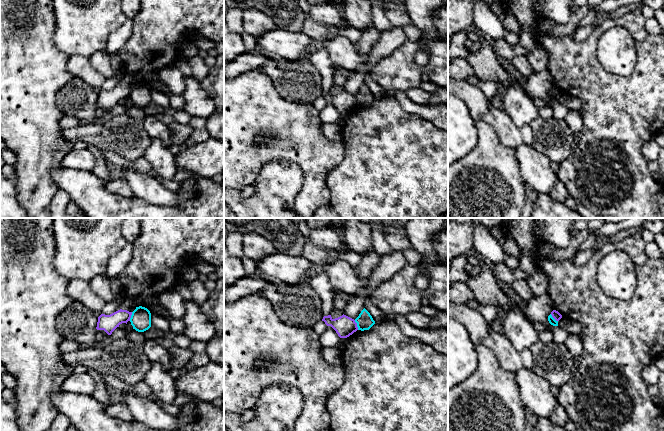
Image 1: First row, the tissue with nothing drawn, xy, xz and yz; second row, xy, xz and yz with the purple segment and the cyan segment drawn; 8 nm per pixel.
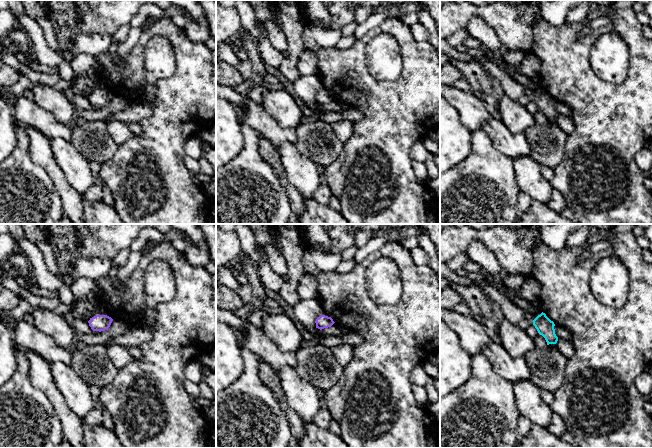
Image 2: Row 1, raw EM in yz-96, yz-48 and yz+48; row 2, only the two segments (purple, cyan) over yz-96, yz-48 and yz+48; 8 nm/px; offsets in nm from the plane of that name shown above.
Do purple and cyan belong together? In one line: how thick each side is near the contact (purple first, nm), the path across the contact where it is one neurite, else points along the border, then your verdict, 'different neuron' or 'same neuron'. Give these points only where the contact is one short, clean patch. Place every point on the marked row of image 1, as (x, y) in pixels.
160 nm thick on the purple side, 130 nm on the other; border along xz (354, 320), (358, 329); different neuron

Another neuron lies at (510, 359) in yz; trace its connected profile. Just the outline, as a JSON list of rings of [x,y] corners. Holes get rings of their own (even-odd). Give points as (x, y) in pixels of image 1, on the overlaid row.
[[[492,327],[490,333],[483,339],[483,344],[496,355],[500,366],[512,373],[521,368],[533,368],[534,359],[530,349],[517,350],[509,339]]]

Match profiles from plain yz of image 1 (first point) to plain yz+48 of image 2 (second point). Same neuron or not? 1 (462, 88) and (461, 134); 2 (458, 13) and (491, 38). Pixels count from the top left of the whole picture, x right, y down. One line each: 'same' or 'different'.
1: different
2: different

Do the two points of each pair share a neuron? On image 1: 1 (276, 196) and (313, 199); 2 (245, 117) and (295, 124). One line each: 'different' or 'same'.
1: different
2: same

